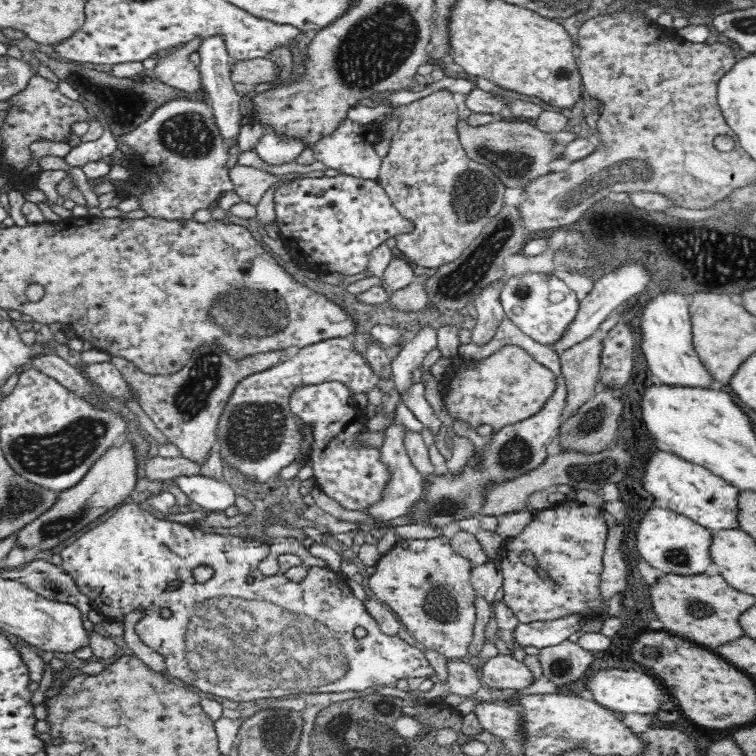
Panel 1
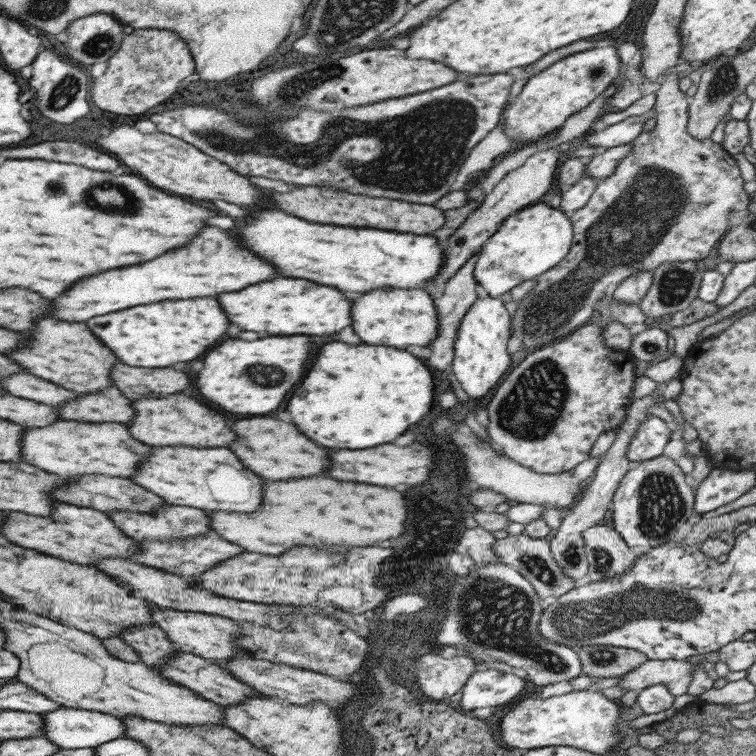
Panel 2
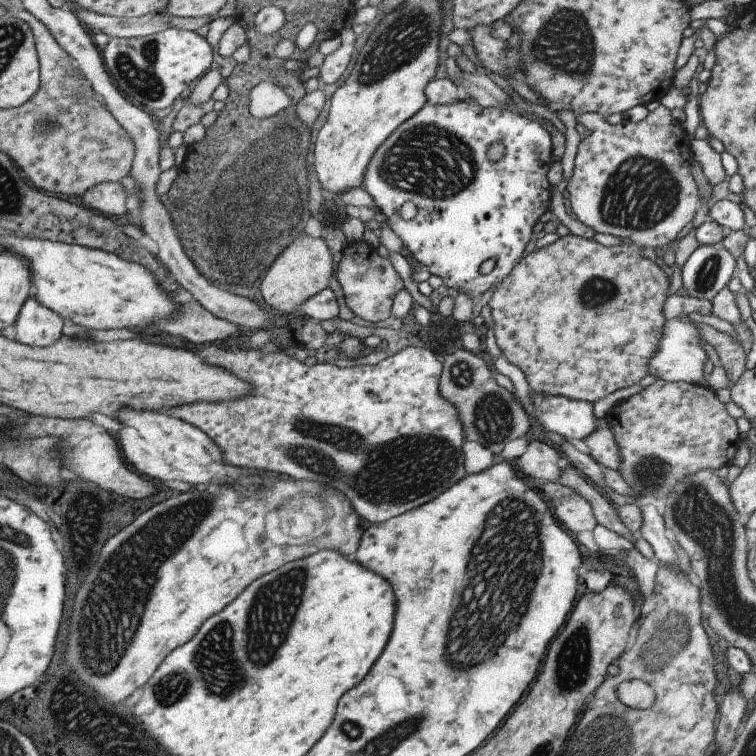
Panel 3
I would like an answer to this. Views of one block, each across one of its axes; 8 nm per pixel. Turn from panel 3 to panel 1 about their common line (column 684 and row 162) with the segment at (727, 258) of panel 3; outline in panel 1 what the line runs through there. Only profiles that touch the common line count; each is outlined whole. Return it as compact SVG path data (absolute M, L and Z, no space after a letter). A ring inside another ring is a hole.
M264 125L262 136L254 150L264 163L278 166L294 161L305 148L305 142L297 136L289 136Z

